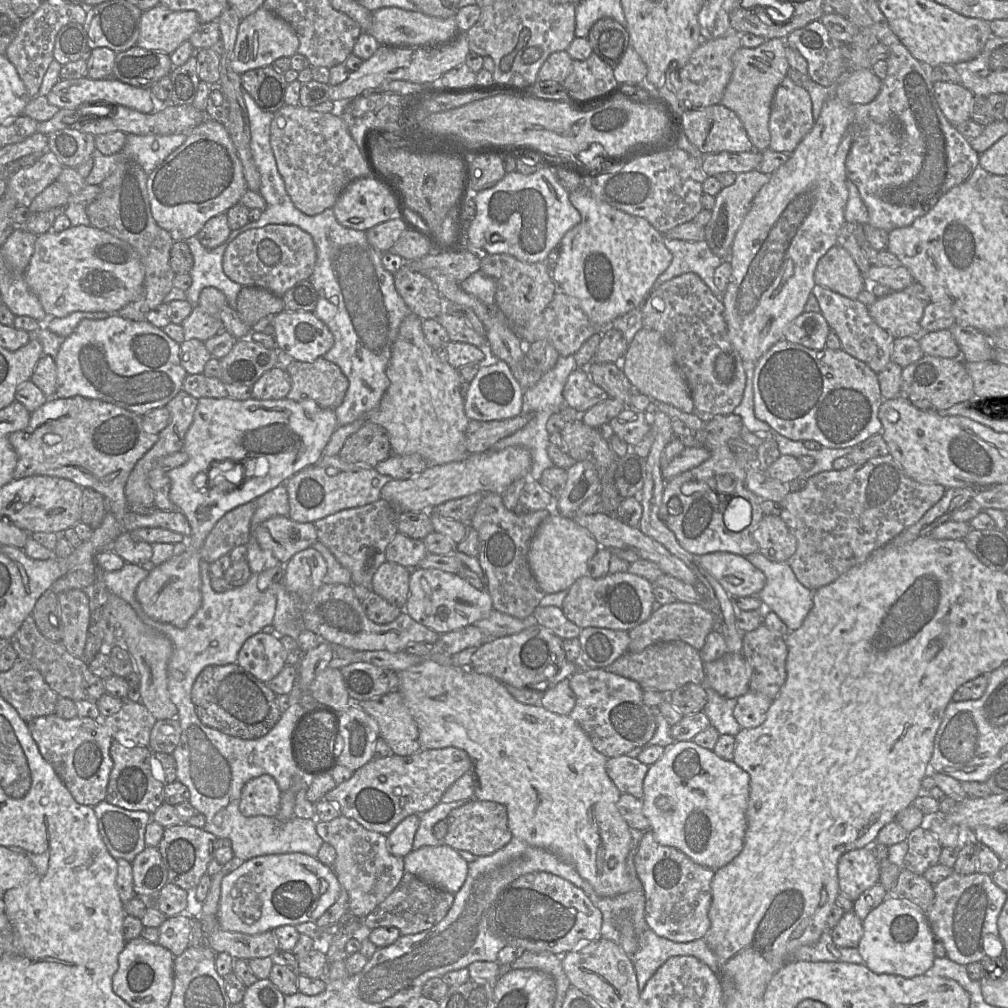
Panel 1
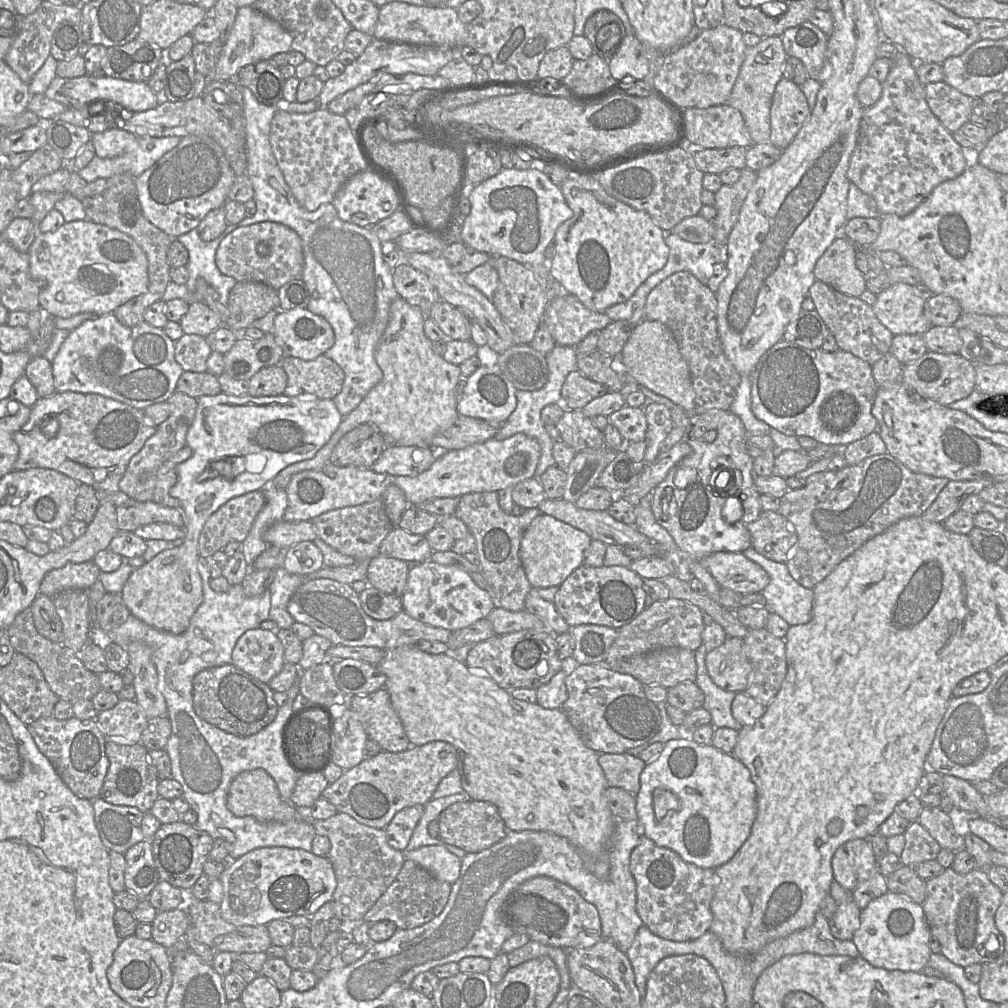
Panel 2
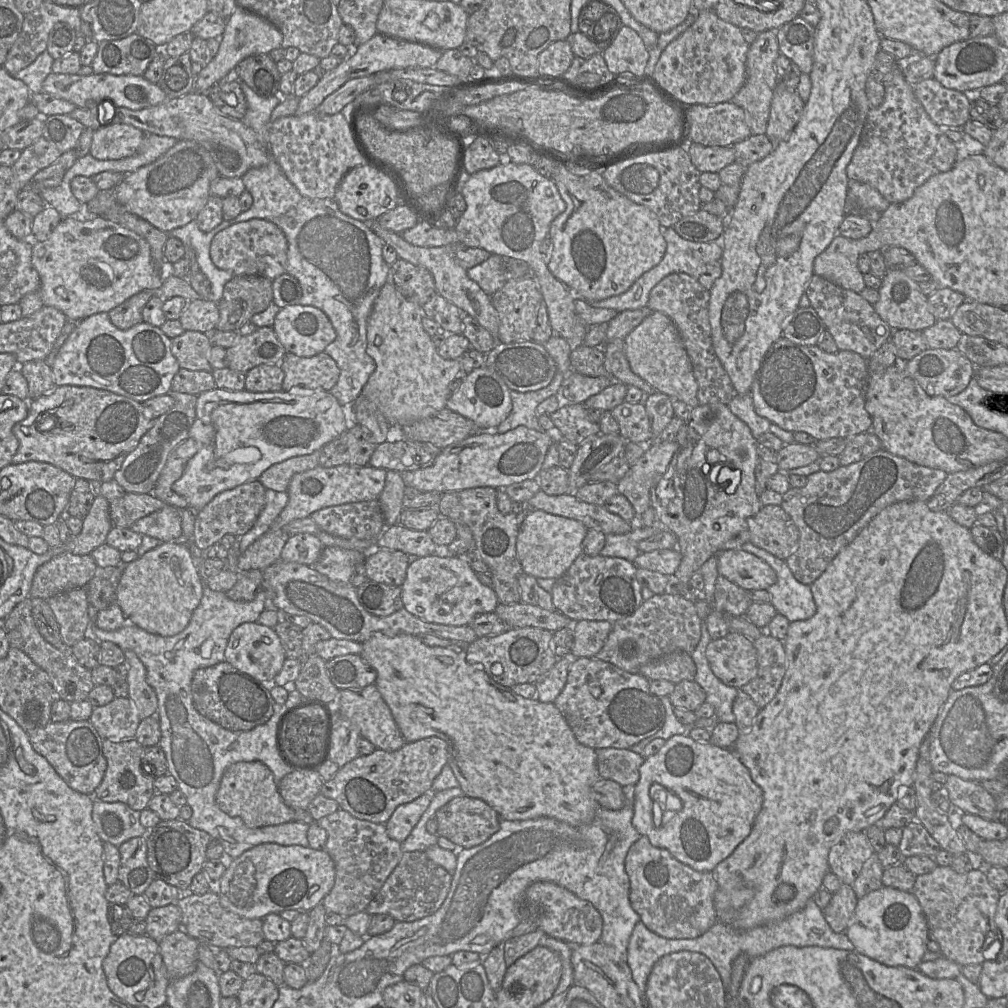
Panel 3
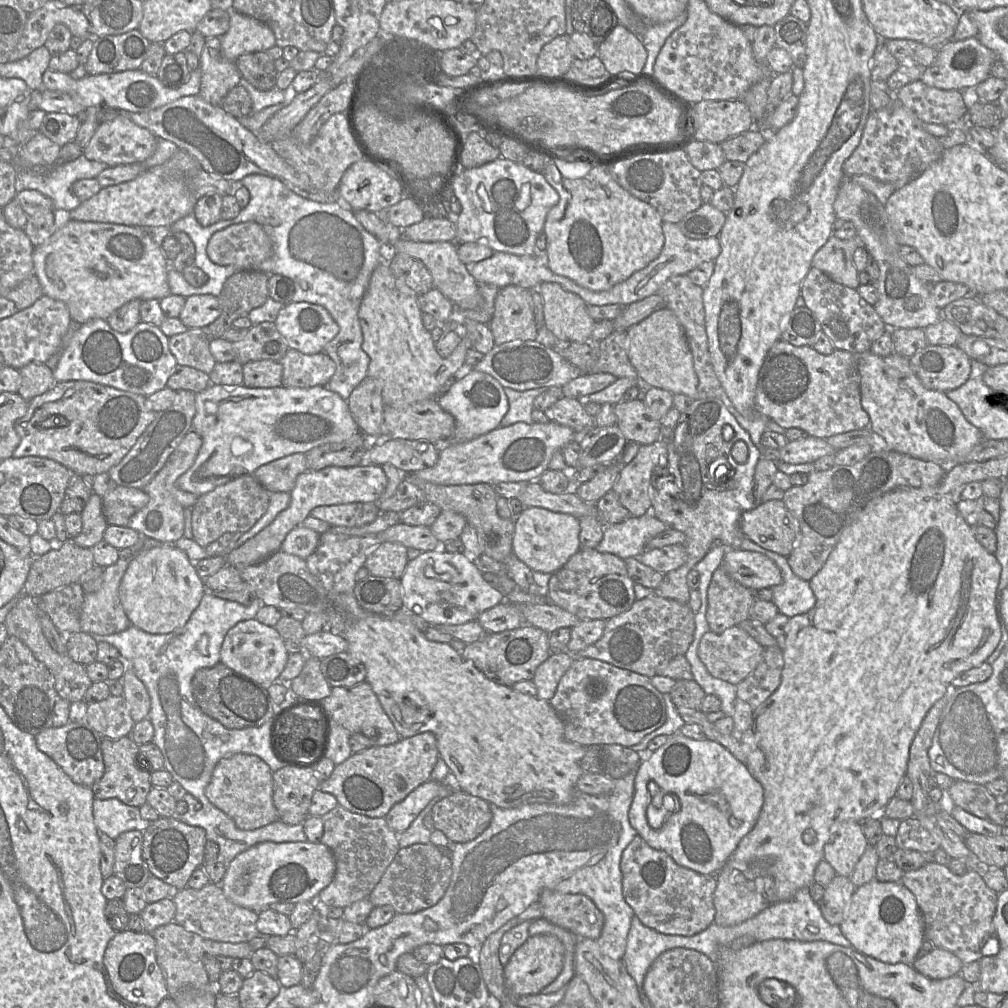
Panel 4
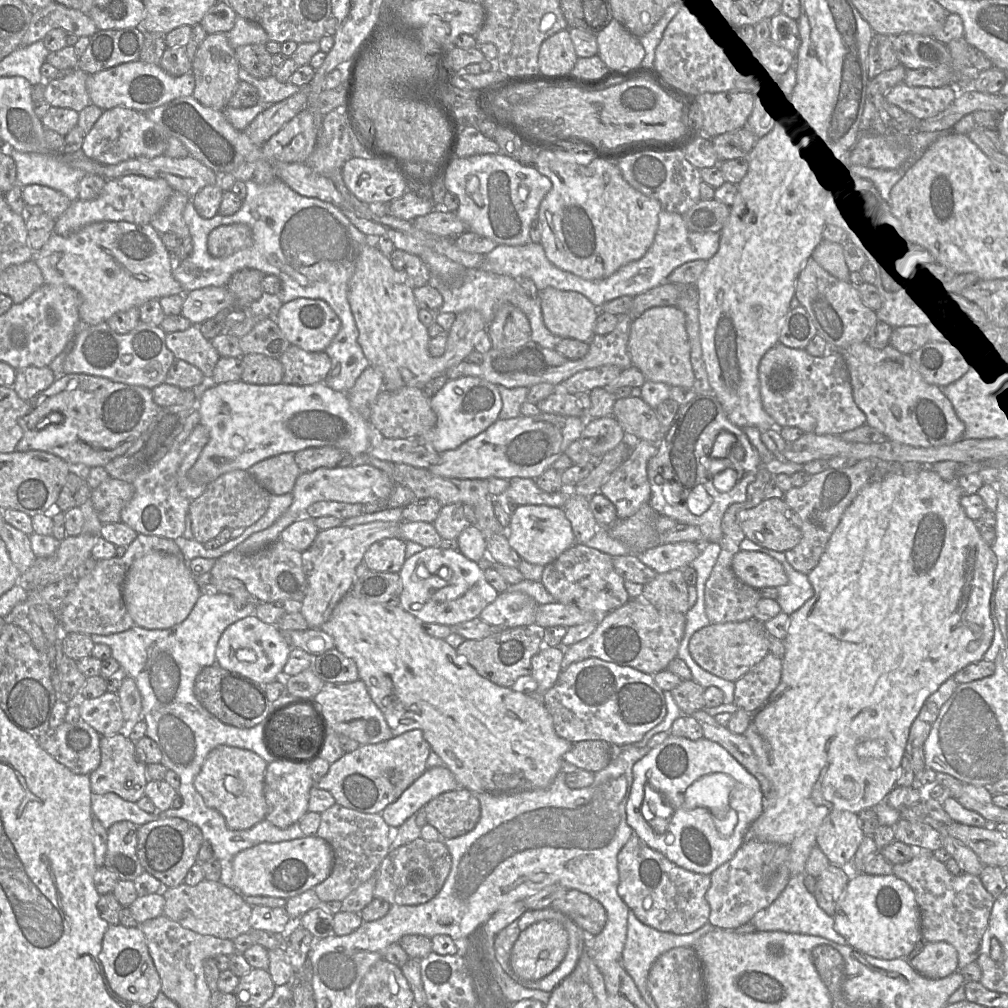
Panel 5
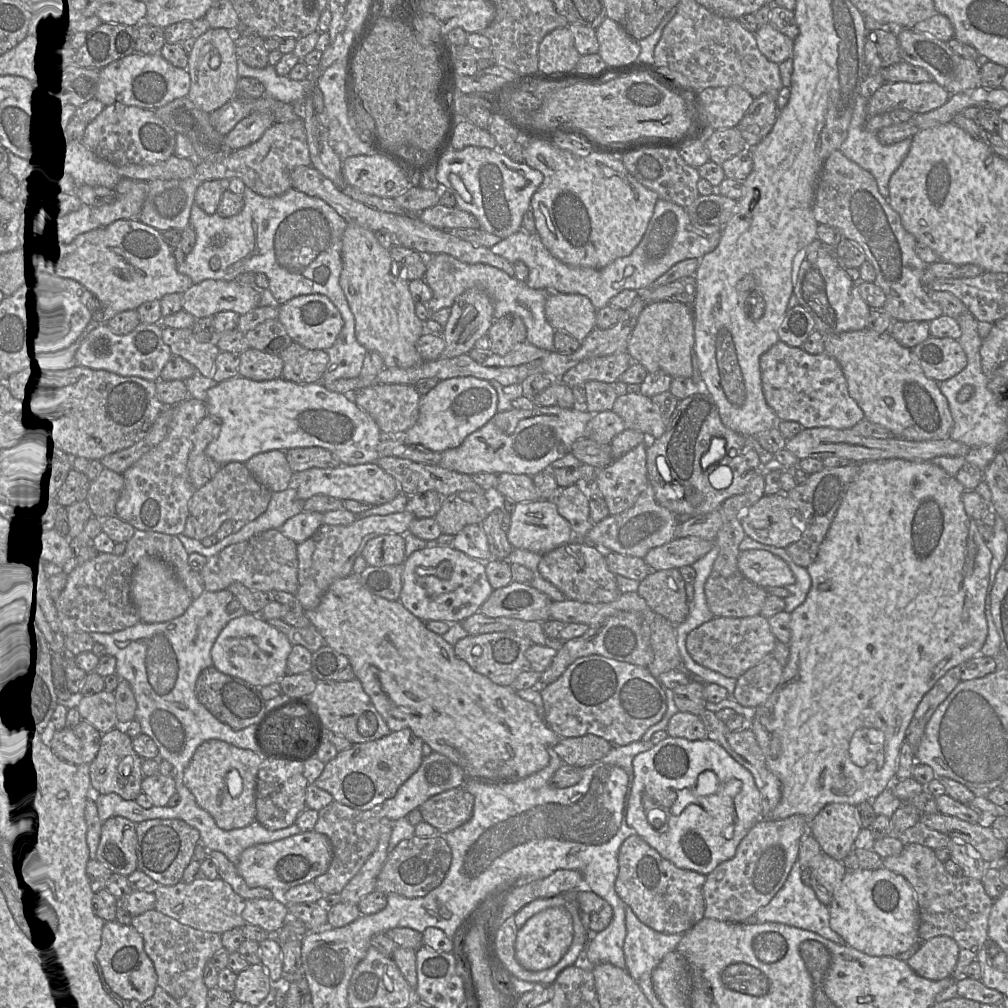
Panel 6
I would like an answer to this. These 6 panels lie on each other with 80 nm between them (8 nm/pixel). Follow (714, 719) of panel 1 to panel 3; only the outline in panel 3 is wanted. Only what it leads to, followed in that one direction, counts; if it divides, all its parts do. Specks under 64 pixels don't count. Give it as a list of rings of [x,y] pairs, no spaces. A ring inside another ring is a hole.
[[[701,619],[701,638],[699,644],[691,653],[696,665],[695,681],[705,691],[705,702],[714,707],[714,715],[719,722],[735,723],[732,706],[739,689],[724,684],[711,671],[706,657],[706,648],[710,641],[711,637],[708,633],[706,622]]]

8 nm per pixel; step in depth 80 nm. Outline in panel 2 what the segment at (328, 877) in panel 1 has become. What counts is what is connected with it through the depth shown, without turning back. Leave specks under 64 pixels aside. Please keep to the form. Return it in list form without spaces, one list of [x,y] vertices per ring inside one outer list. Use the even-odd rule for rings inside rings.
[[[263,847],[233,860],[220,875],[215,894],[217,894],[221,916],[225,921],[238,926],[256,926],[267,925],[273,920],[293,916],[311,918],[319,908],[332,900],[336,886],[335,872],[327,857],[320,857],[302,849]]]

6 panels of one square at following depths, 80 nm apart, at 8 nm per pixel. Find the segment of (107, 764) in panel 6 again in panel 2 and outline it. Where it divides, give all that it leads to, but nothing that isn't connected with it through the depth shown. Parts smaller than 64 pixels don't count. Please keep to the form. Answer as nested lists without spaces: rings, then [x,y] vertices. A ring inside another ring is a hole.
[[[106,740],[105,750],[109,768],[99,797],[111,804],[133,806],[143,813],[150,812],[153,803],[160,797],[157,791],[160,780],[156,777],[155,767],[148,759],[149,750],[141,743],[119,744],[111,740]]]

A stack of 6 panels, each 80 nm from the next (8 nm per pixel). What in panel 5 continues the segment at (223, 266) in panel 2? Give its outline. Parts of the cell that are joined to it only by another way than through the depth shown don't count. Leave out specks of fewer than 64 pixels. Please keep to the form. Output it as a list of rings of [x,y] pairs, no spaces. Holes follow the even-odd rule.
[[[244,223],[219,226],[208,235],[207,248],[216,258],[228,257],[249,247],[253,242],[252,229]]]

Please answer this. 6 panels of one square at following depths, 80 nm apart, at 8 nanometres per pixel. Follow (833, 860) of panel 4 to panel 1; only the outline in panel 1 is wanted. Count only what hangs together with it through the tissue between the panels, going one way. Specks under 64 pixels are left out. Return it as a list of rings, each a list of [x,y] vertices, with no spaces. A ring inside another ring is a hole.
[[[867,847],[843,853],[837,863],[839,890],[851,901],[879,882],[879,865]]]

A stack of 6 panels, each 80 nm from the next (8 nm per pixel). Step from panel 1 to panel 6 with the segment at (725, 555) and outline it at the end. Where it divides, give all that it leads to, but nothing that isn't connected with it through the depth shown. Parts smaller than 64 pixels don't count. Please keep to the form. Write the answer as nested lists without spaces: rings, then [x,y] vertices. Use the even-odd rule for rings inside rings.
[[[767,550],[740,551],[738,567],[747,579],[763,588],[786,587],[795,582],[788,564]]]

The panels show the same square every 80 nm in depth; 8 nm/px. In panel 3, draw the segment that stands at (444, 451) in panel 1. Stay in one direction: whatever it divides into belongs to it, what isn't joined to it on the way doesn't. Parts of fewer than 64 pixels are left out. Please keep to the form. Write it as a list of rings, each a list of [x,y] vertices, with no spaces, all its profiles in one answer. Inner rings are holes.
[[[391,281],[386,282],[374,302],[367,321],[367,354],[375,362],[375,370],[362,389],[362,397],[371,400],[391,426],[402,426],[446,408],[449,385],[462,372],[460,359],[446,360],[437,352],[431,336],[424,330],[422,306],[407,299]],[[315,451],[308,455],[292,457],[273,464],[260,475],[258,481],[266,489],[285,492],[294,475],[319,466],[319,456],[320,451]]]

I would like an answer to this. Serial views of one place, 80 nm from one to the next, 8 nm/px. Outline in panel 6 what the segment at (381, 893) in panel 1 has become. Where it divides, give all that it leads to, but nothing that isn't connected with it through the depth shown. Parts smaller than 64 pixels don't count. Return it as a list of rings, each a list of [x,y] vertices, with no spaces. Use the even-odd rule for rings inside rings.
[[[333,800],[332,803],[319,810],[319,818],[314,831],[327,836],[333,847],[333,859],[329,869],[314,879],[316,887],[323,896],[341,894],[344,887],[376,850],[380,834],[381,809],[379,808],[362,811]]]

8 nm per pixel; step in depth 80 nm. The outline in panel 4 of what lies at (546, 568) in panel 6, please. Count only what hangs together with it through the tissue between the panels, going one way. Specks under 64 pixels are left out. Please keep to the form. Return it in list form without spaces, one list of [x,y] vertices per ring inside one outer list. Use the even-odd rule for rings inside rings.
[[[580,548],[560,569],[551,574],[548,600],[580,620],[607,620],[631,608],[636,601],[634,584],[622,558],[596,549]]]

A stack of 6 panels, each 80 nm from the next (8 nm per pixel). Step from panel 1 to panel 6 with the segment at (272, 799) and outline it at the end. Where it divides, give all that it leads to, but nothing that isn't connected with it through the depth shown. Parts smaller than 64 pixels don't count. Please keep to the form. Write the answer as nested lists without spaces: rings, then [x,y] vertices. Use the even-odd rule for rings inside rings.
[[[210,739],[195,750],[184,770],[183,783],[194,795],[197,804],[213,817],[219,828],[243,828],[256,820],[256,783],[262,761],[262,757],[252,750]]]

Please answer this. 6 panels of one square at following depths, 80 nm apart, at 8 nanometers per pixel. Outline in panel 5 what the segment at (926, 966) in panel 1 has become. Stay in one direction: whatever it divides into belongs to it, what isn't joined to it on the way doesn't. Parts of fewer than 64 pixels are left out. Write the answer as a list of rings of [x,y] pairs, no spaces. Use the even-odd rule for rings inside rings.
[[[854,874],[833,918],[834,930],[846,939],[848,945],[876,958],[906,958],[922,939],[920,911],[914,892],[894,874]]]

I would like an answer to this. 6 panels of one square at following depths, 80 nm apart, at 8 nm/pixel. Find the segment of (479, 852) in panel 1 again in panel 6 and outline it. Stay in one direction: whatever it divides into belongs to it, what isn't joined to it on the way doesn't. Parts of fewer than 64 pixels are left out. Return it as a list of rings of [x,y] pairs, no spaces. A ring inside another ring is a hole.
[[[459,787],[430,797],[419,807],[419,810],[425,822],[432,825],[439,834],[446,834],[468,822],[473,815],[473,808],[473,795],[463,787]]]

